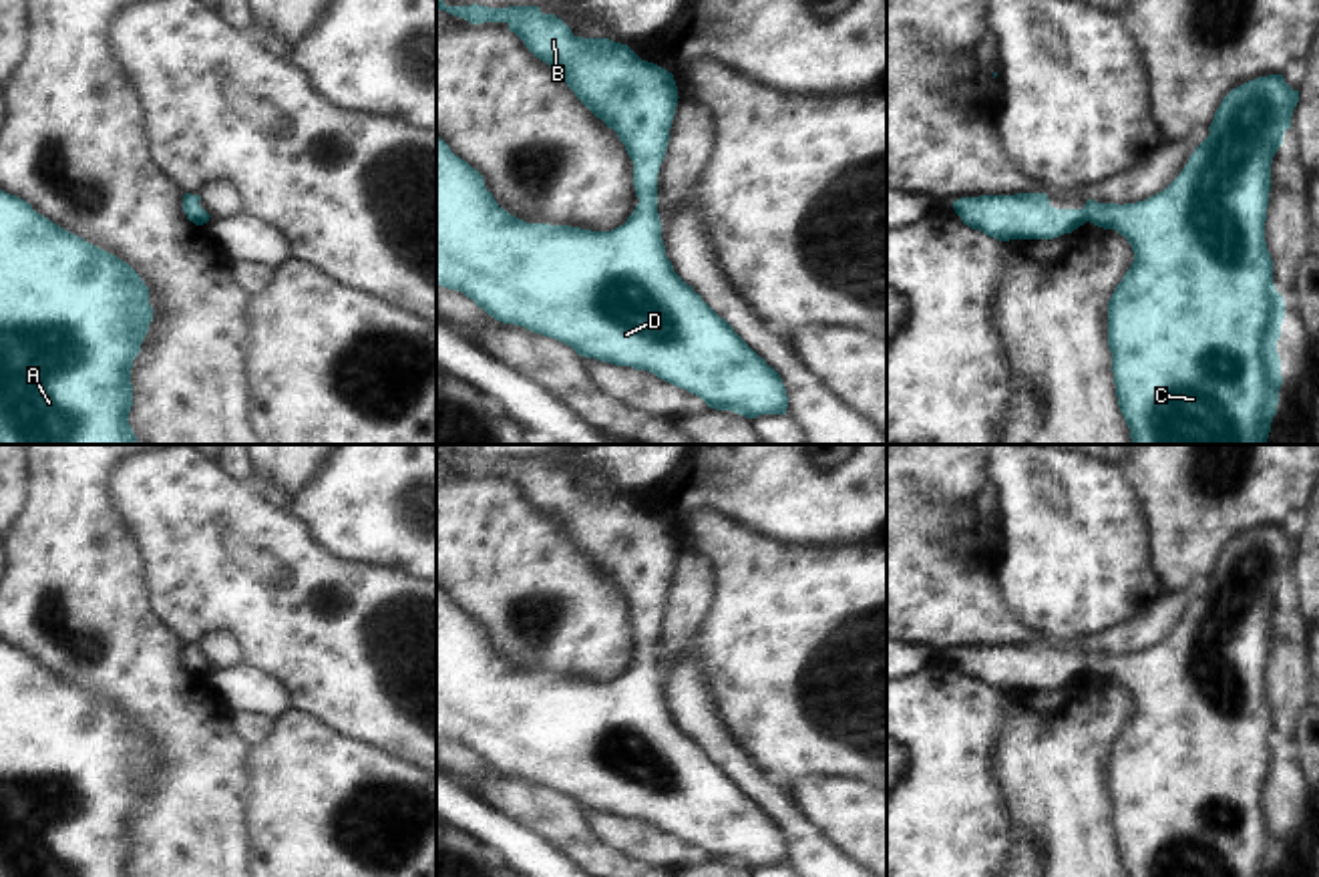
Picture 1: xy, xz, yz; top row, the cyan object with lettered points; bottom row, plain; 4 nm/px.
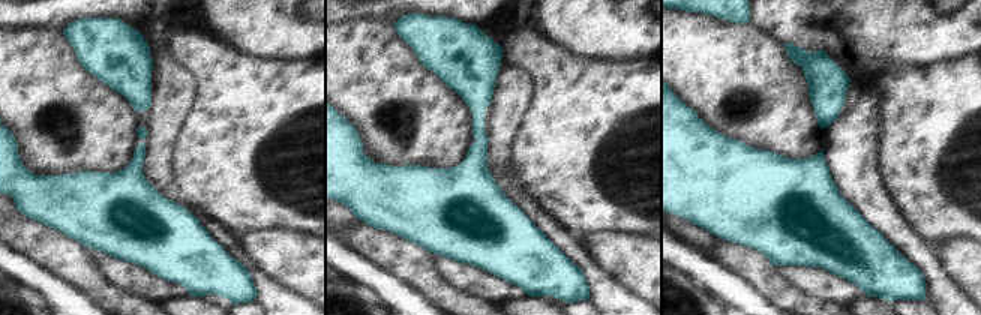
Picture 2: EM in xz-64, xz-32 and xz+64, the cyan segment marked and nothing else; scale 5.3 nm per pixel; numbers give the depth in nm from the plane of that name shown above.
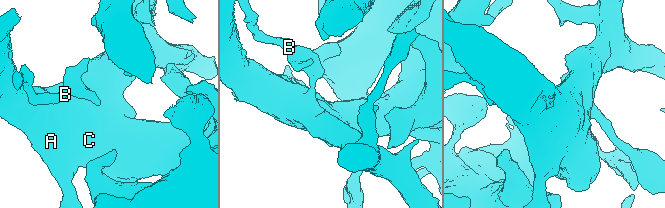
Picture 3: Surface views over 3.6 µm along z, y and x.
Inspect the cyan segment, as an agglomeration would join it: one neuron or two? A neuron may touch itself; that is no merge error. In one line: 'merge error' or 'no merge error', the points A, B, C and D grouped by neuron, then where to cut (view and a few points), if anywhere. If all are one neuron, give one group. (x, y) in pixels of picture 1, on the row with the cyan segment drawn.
no merge error; A B C D; no cut

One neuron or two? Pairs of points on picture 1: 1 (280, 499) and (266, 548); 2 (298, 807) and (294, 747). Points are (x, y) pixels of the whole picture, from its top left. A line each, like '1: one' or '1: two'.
1: two
2: one

